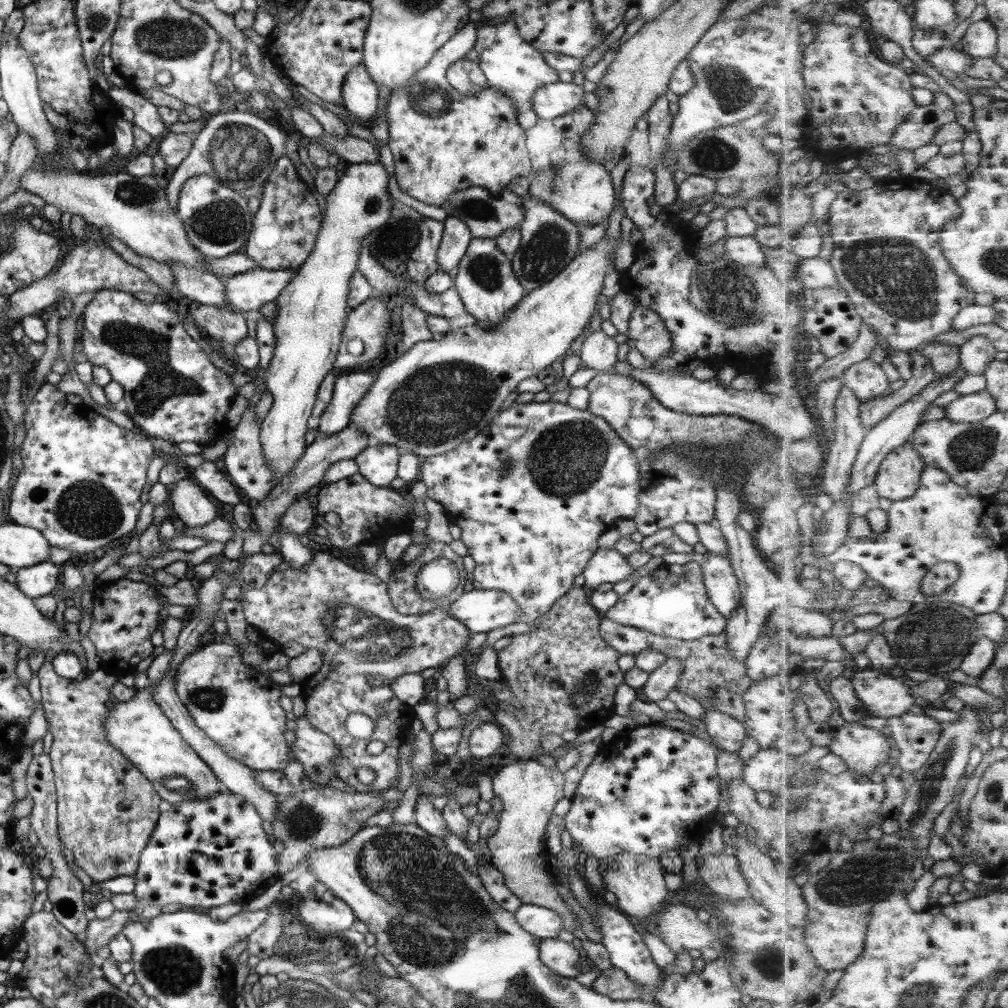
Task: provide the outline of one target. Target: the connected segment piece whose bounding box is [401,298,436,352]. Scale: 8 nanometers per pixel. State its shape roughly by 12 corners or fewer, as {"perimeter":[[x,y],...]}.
{"perimeter":[[411,298],[401,308],[401,342],[405,352],[415,342],[436,338],[428,316]]}

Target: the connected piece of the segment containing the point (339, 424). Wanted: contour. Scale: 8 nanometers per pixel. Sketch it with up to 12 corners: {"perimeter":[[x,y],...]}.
{"perimeter":[[339,373],[331,401],[319,416],[323,434],[349,425],[355,406],[375,376]]}

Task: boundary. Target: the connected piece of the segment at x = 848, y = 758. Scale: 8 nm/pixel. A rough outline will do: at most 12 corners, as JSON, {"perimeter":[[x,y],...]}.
{"perimeter":[[846,722],[830,752],[872,774],[891,756],[887,736]]}

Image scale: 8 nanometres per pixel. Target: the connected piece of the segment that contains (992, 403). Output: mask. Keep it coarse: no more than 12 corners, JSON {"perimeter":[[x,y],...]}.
{"perimeter":[[989,391],[960,395],[945,408],[953,423],[979,423],[998,412]]}

